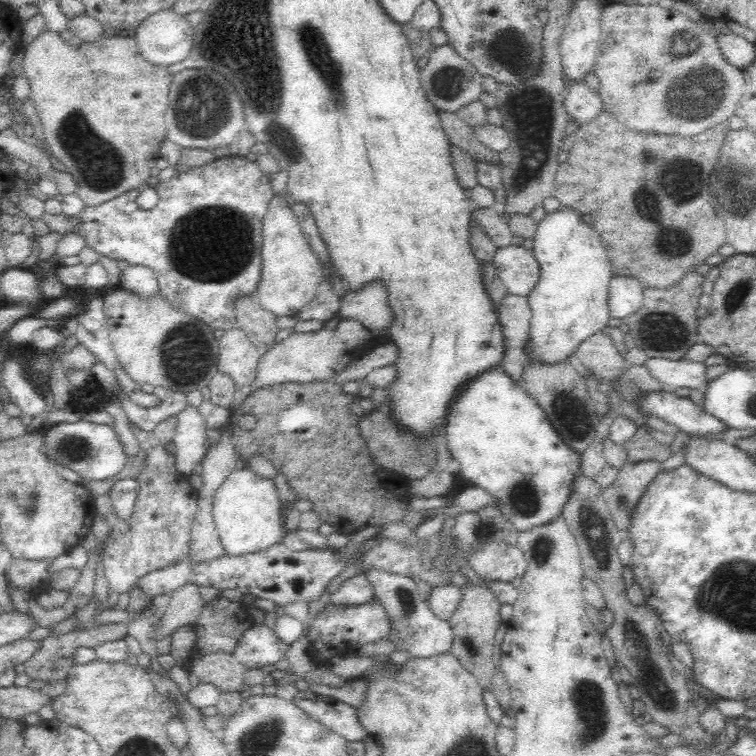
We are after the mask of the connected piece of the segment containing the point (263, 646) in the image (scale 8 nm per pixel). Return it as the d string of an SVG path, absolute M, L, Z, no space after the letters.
M254 623L242 632L233 655L248 669L276 664L289 651L289 644L282 642L275 629L264 623Z

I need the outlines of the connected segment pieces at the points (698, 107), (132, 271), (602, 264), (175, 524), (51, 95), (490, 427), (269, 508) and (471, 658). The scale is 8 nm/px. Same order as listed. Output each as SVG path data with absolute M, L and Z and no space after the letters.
M611 2L602 9L602 32L594 65L599 78L598 94L604 110L630 130L696 136L732 115L743 96L743 69L730 65L720 52L717 38L702 31L696 23L674 8L636 4L626 6Z
M129 265L121 272L118 285L144 299L151 299L160 292L154 271L144 265Z
M562 206L546 213L537 223L533 241L531 250L539 262L541 275L527 296L532 316L526 343L535 362L554 364L567 360L582 340L608 324L609 284L615 274L600 236L571 208Z
M128 420L131 430L146 453L147 468L138 476L140 496L134 506L134 514L129 519L130 530L115 535L115 539L105 548L103 554L104 575L110 583L110 590L128 593L135 584L150 572L172 565L176 558L184 558L188 552L190 530L197 512L198 494L187 478L177 472L174 456L169 456L154 434L142 429Z
M47 30L30 44L23 46L22 49L24 53L22 71L26 74L30 83L31 93L29 96L41 120L39 129L44 133L46 148L50 150L50 156L57 161L57 164L76 179L77 195L87 206L98 206L107 200L112 200L115 196L120 196L122 193L143 188L149 178L150 169L155 166L154 161L160 157L160 143L166 139L167 134L165 114L169 106L169 91L173 79L173 75L170 74L167 66L155 65L144 60L140 51L138 51L134 37L108 35L92 44L83 43L80 47L75 48L69 40L65 40L60 34Z
M494 366L462 384L448 404L444 432L448 451L460 463L460 476L483 488L496 499L496 507L519 532L558 517L570 495L572 482L581 472L581 456L558 437L542 407L500 366Z
M245 468L236 469L218 488L213 502L213 521L226 557L266 550L285 536L285 513L274 484L273 480L265 480Z
M482 579L484 584L476 586L470 580L467 584L459 587L461 596L456 610L448 619L448 625L452 629L452 640L449 652L460 661L470 674L478 678L478 684L485 693L489 693L491 678L495 673L492 656L494 656L494 636L498 628L504 624L500 617L501 602L489 589L492 579Z

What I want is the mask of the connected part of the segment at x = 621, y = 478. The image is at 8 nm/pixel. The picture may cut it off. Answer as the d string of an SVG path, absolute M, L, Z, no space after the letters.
M642 460L638 463L627 463L619 469L616 481L602 490L602 497L605 499L610 515L622 532L630 526L630 518L634 508L645 494L646 486L650 485L660 472L661 464L656 461Z

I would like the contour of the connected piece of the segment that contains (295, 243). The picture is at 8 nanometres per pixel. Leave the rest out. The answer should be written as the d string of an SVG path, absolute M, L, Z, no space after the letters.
M284 192L275 193L263 218L263 247L261 252L261 279L257 286L256 300L261 308L279 316L295 316L313 300L318 285L325 274L320 262L310 248L293 210L284 199Z

